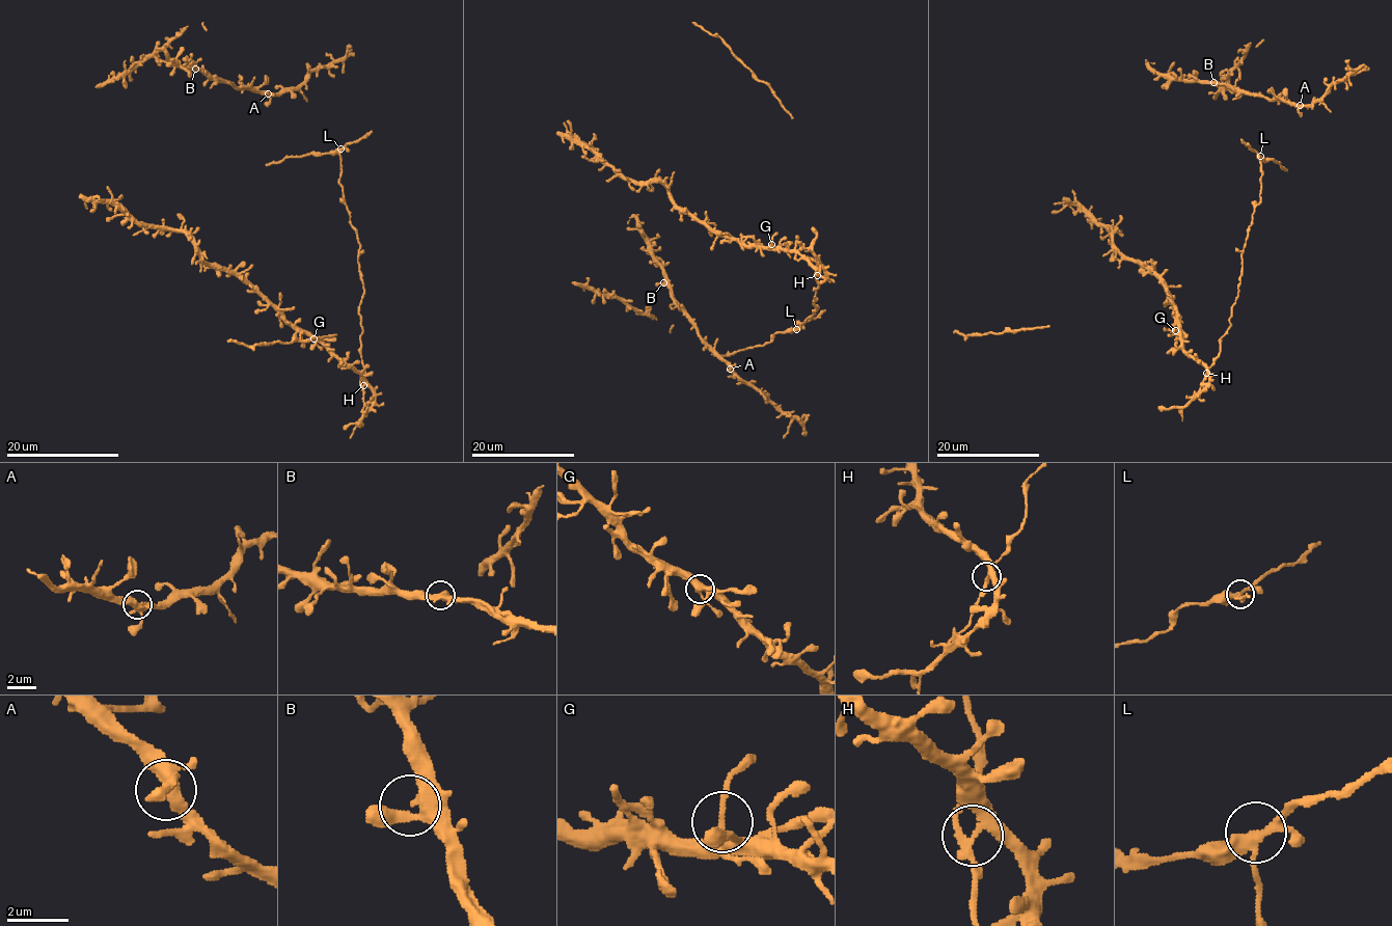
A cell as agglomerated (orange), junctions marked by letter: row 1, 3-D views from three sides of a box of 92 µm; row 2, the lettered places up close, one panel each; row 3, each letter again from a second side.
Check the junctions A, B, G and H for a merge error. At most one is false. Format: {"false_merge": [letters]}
{"false_merge": ["H"]}

